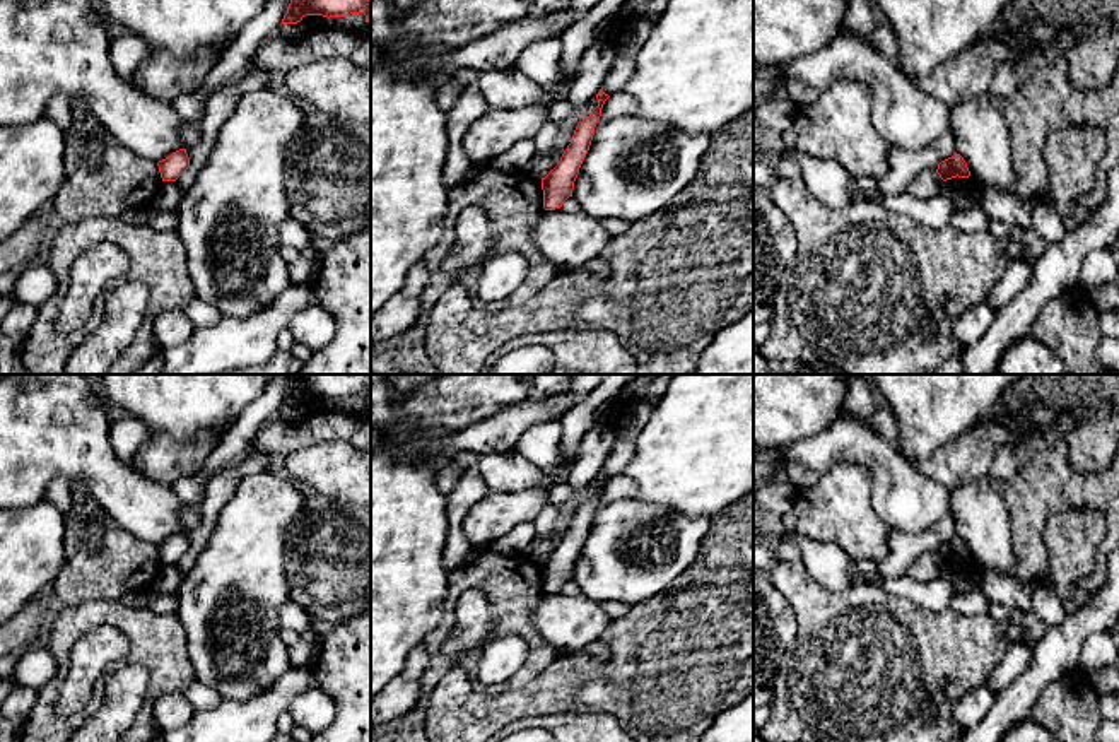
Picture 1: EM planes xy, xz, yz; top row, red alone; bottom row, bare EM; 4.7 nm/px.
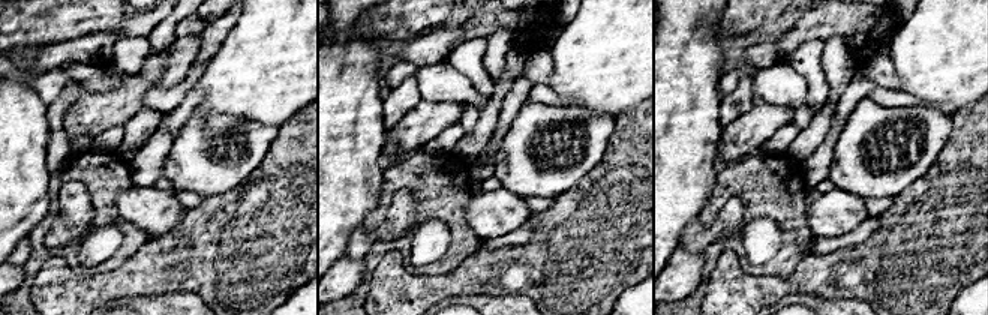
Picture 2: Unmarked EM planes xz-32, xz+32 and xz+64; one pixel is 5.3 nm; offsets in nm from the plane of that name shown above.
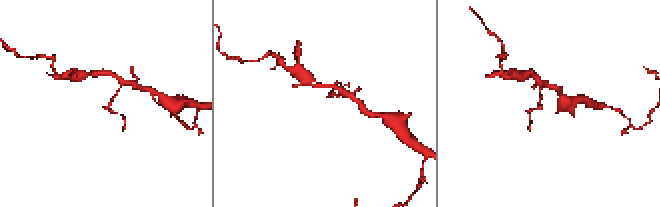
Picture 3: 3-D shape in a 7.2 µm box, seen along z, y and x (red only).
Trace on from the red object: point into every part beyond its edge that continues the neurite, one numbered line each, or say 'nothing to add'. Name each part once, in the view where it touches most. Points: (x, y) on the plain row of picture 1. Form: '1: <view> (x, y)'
nothing to add

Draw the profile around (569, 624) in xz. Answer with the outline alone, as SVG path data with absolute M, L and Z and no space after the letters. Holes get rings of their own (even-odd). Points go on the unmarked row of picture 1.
M543 593L531 614L533 633L542 634L560 653L574 653L593 641L610 624L600 602L579 593L576 597Z

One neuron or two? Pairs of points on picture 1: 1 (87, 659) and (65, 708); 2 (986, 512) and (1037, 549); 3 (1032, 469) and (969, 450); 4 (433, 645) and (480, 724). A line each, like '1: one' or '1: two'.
1: one
2: two
3: two
4: two

